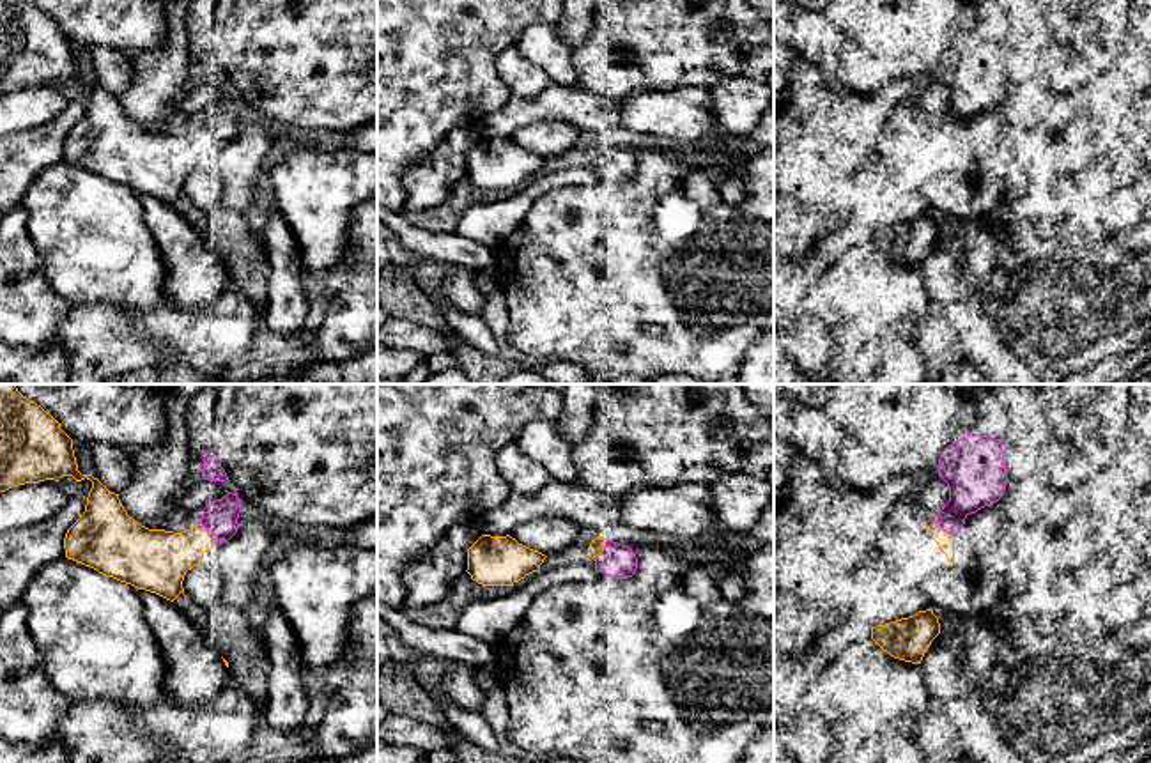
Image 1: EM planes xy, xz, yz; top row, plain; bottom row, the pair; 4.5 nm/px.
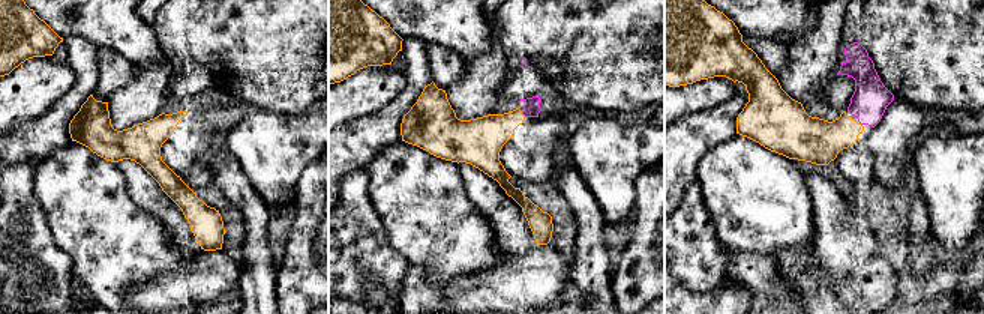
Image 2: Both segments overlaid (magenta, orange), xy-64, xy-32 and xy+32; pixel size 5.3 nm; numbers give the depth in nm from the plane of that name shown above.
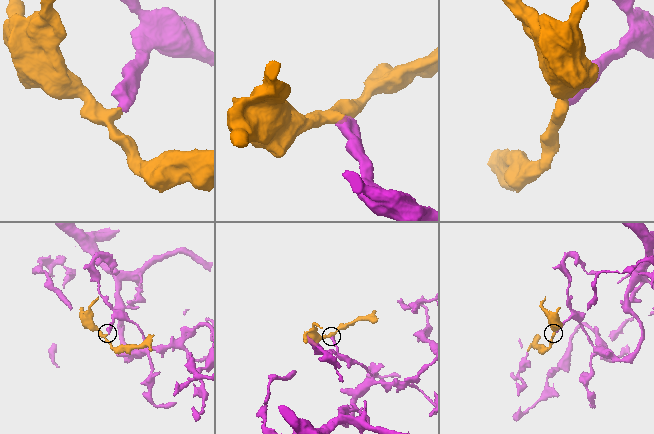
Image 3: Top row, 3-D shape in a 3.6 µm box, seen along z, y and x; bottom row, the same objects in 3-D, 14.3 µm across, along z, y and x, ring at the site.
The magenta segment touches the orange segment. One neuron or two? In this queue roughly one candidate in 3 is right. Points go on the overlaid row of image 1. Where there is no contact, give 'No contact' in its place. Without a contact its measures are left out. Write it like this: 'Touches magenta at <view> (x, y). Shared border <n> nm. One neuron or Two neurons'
Touches magenta at xy (208, 531). Shared border 110 nm. One neuron

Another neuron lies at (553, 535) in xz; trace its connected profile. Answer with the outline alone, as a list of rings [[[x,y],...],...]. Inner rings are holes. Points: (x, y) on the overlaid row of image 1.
[[[549,517],[531,520],[514,529],[510,536],[533,551],[552,556],[574,545],[581,533],[583,531],[572,520]]]

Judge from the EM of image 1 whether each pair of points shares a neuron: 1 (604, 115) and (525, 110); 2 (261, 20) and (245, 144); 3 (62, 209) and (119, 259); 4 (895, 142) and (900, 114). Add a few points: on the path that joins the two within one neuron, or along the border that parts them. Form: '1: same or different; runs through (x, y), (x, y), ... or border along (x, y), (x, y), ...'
1: same; runs through (585, 110), (544, 110)
2: different; border along (257, 115), (273, 128)
3: same; runs through (77, 220), (105, 248)
4: same; runs through (900, 135), (900, 121)

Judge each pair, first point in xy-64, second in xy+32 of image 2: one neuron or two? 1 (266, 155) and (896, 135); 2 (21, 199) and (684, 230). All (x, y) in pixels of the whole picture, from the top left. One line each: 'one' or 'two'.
1: two
2: one

